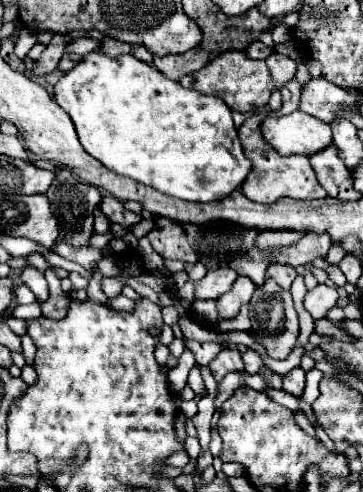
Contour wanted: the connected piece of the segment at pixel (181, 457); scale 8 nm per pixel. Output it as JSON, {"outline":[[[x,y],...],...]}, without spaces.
{"outline":[[[185,449],[173,453],[166,461],[166,466],[182,469],[189,462],[189,455]]]}

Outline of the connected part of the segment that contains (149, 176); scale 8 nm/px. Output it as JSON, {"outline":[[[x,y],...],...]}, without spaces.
{"outline":[[[98,50],[86,54],[84,60],[76,64],[74,70],[66,72],[54,86],[54,100],[72,118],[80,144],[90,156],[100,160],[106,168],[140,180],[162,194],[192,202],[214,202],[238,190],[252,170],[252,162],[242,154],[232,112],[222,98],[182,88],[132,54],[116,58]]]}

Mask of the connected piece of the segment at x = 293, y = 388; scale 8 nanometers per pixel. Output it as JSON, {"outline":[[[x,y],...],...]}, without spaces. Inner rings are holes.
{"outline":[[[294,368],[284,376],[284,390],[292,396],[302,396],[306,384],[306,372],[302,368]]]}

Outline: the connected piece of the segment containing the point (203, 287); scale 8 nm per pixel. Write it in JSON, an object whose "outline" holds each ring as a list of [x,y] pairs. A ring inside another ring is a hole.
{"outline":[[[218,268],[214,272],[208,272],[200,282],[194,284],[194,298],[218,300],[222,294],[232,290],[236,276],[238,274],[232,268]]]}

